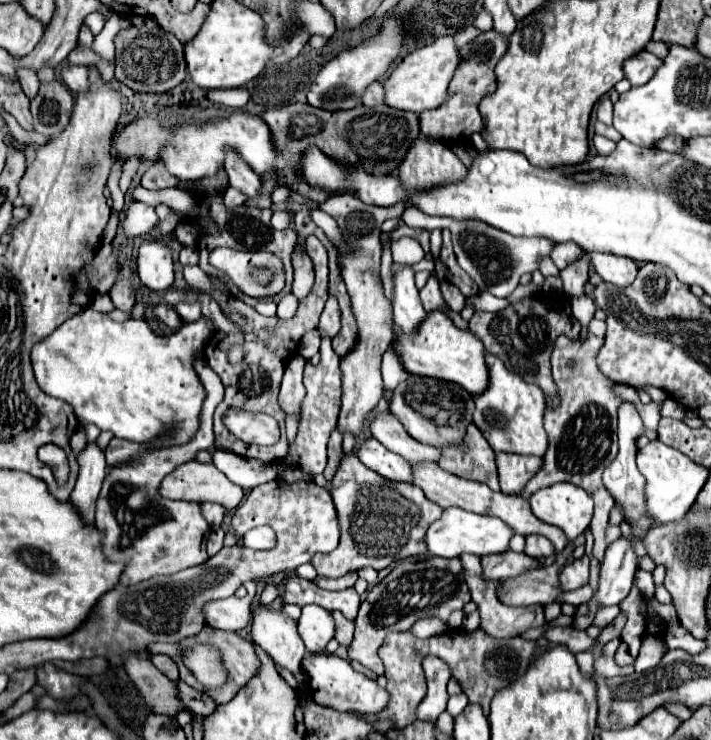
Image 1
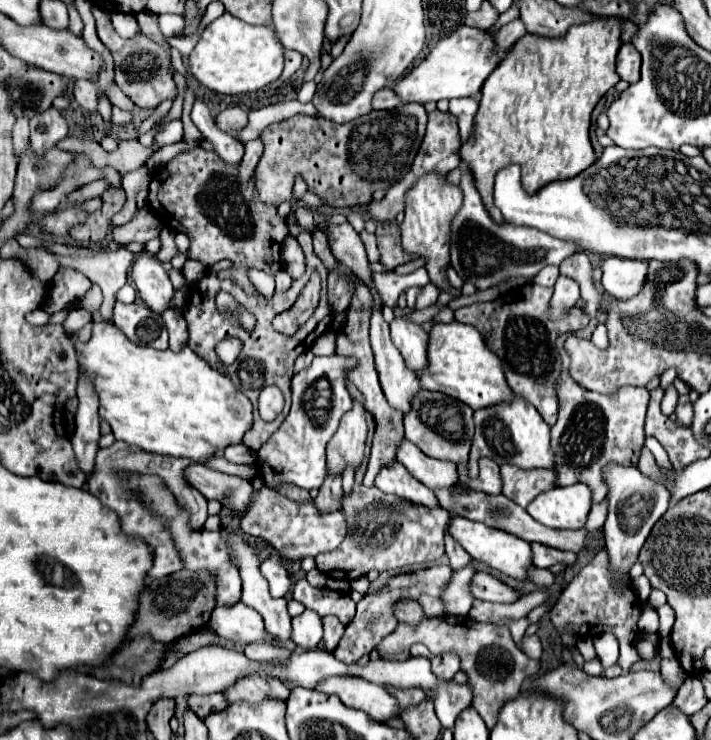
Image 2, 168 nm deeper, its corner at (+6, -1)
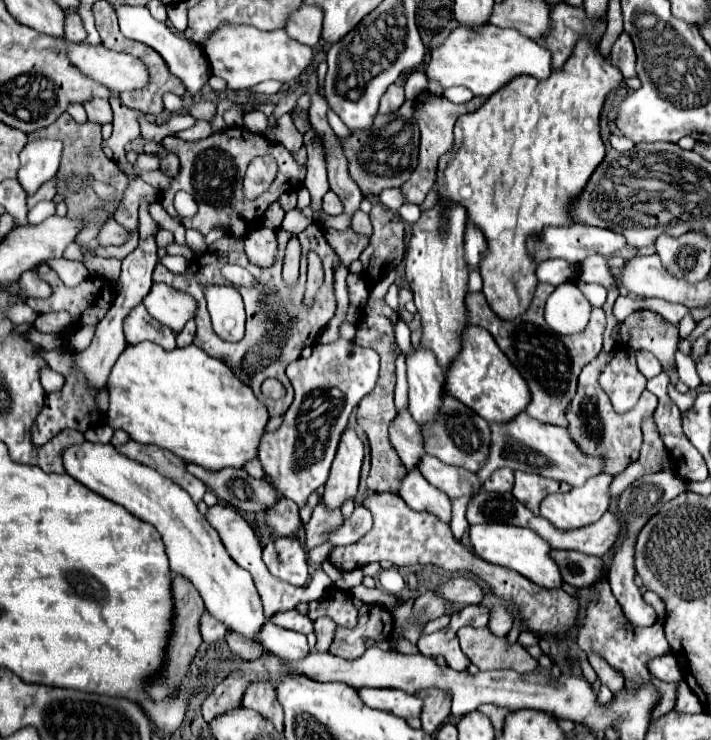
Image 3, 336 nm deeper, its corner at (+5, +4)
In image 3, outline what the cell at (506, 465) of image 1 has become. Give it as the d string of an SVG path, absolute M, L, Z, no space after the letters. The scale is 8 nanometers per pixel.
M516 471L516 483L514 483L514 497L524 503L534 515L540 515L538 507L540 507L540 501L550 495L550 493L566 493L570 491L572 487L566 485L566 483L560 483L560 481L554 481L554 479L544 479L540 475L528 475L528 473L522 473L522 471Z

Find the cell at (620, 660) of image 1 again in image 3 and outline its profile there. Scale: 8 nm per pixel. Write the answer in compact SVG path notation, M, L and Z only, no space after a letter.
M588 653L587 657L601 683L605 684L613 694L618 693L624 687L622 673L610 667L600 655Z

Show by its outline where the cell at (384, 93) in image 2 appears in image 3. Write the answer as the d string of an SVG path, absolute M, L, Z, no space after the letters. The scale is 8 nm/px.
M390 85L388 91L382 95L380 101L380 113L396 113L400 109L400 105L404 103L404 87L402 85Z

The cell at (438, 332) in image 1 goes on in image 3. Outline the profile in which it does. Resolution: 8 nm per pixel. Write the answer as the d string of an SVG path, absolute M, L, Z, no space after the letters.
M468 325L462 333L462 351L446 371L446 393L462 401L472 411L480 413L490 423L508 423L530 403L528 383L508 357L496 347L486 329Z

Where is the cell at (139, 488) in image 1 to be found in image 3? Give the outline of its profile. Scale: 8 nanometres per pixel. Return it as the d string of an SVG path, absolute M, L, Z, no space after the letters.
M136 441L118 445L116 451L124 453L128 459L134 459L146 467L152 467L160 475L166 475L168 479L172 479L174 483L178 483L182 489L188 491L188 495L192 497L194 503L202 501L202 497L206 493L206 485L200 479L196 479L194 475L190 475L184 467L184 461L180 457L172 455L170 451L164 451L156 445L142 445Z

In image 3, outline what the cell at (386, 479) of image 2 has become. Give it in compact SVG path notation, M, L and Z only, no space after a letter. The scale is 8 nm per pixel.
M408 471L406 477L402 479L402 487L398 495L408 503L410 509L414 511L428 511L436 515L440 521L450 523L452 517L452 503L446 493L440 489L432 487L420 471Z

